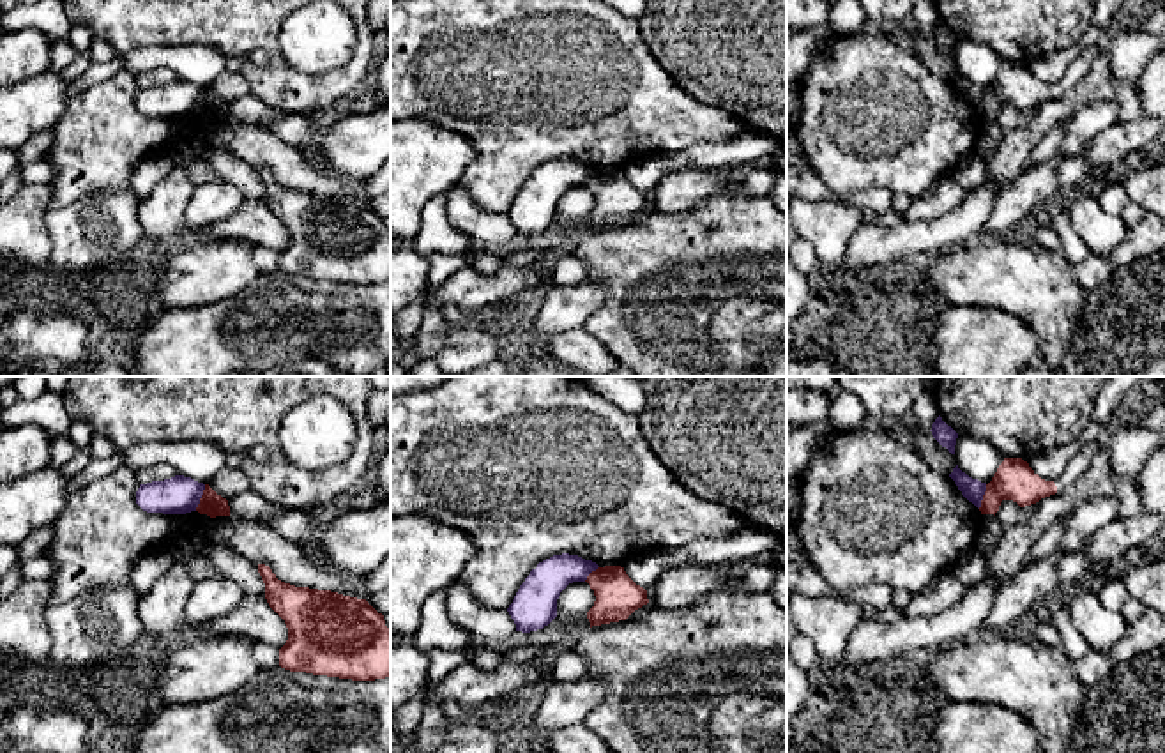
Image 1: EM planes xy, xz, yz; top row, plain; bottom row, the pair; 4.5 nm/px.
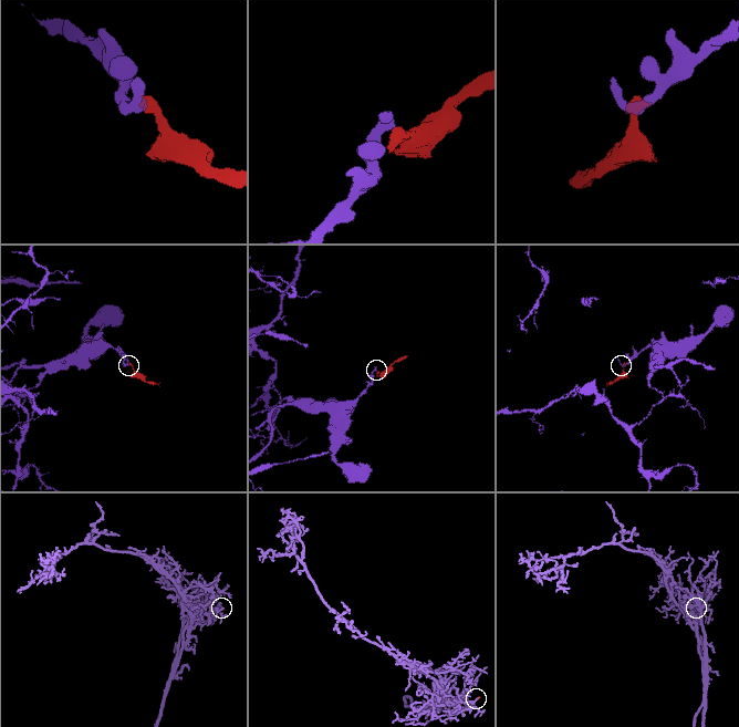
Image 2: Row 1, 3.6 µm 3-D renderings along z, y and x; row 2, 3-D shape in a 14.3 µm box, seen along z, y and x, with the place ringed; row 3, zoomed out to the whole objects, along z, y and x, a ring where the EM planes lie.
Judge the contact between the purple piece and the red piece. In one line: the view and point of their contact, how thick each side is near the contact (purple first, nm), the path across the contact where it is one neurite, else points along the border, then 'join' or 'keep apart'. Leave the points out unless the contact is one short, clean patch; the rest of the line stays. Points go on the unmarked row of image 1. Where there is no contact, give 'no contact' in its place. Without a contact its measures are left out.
xy (200, 101) | 170/110 nm | along xy (205, 89), (195, 114) | keep apart

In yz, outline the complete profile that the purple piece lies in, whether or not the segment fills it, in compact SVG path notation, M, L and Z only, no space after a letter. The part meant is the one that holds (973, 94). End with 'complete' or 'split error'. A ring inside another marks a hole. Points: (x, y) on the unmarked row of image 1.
M958 69L953 72L949 81L955 85L962 99L979 113L986 95L986 87L969 81L958 72Z; complete

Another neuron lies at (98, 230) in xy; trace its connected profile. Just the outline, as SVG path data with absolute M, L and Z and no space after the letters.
M133 187L94 191L49 207L44 223L51 239L51 272L74 285L127 260L143 237L138 210Z

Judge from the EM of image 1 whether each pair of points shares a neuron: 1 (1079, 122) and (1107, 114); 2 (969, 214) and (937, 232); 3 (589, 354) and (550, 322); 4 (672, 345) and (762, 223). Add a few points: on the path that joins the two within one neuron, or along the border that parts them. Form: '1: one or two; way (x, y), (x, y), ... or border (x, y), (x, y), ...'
1: one; way (1086, 122), (1100, 115)
2: one; way (962, 221), (944, 232)
3: two; border (584, 324), (555, 333), (548, 342), (550, 354)
4: one; way (685, 315), (685, 306), (738, 253)

